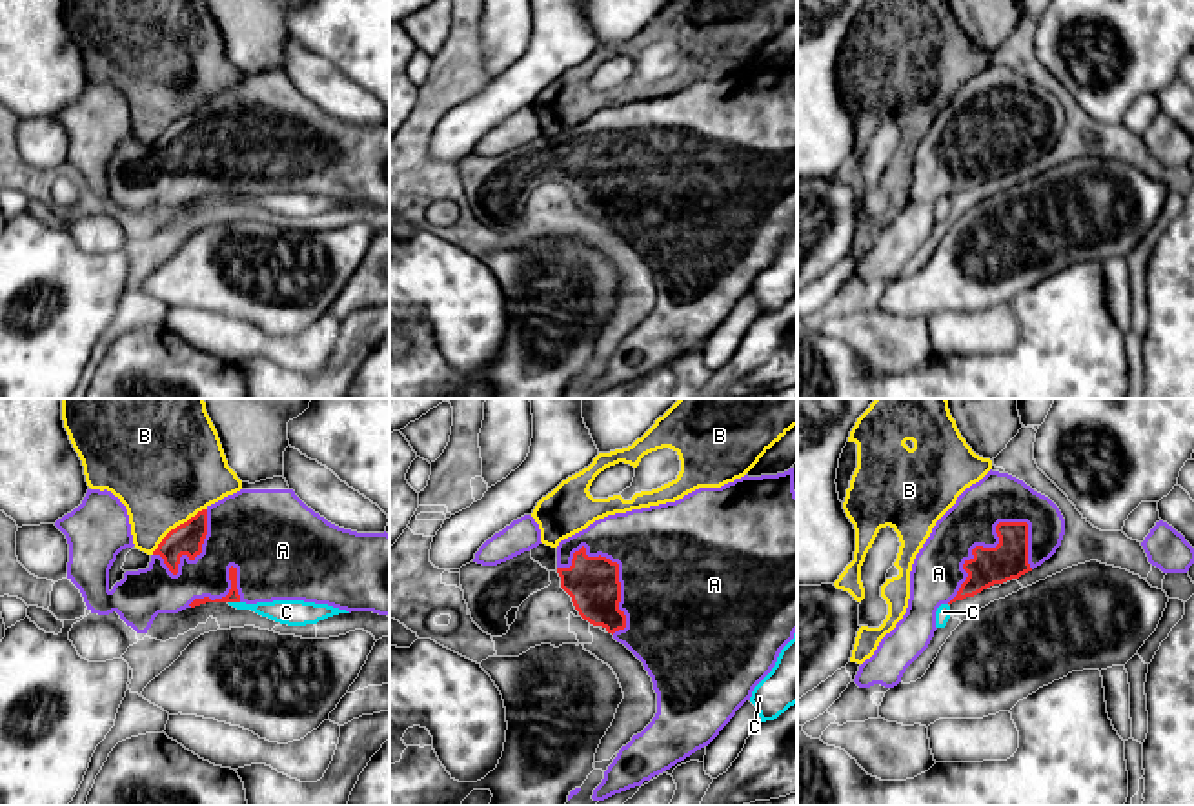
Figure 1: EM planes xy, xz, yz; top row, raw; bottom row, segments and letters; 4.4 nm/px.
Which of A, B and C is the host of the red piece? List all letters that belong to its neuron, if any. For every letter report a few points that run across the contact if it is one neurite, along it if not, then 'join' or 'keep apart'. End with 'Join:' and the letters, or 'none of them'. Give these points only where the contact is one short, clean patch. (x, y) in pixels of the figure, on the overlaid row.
A: join
B: keep apart
C: xy (228, 601), (239, 603) | keep apart
Join: A

